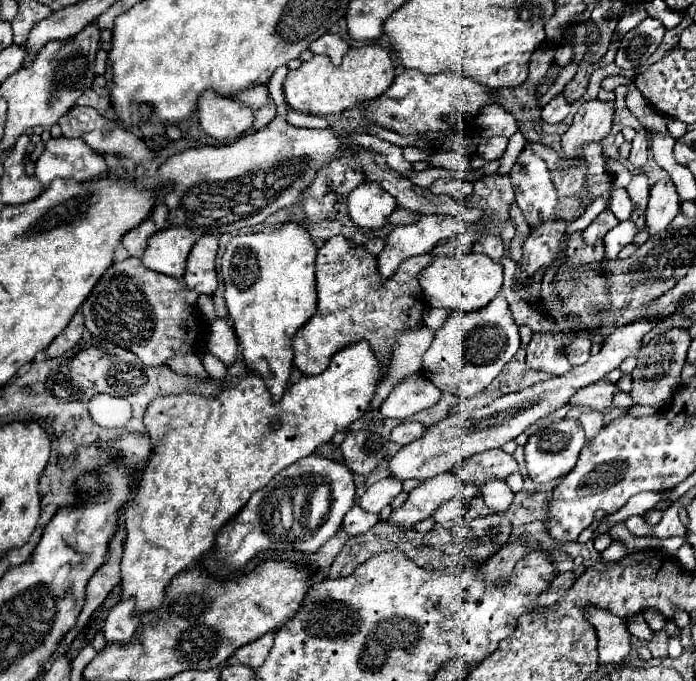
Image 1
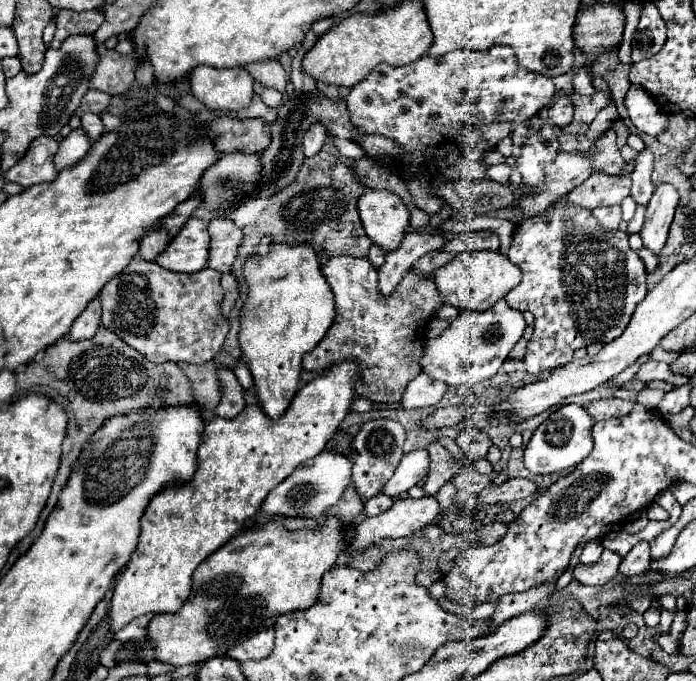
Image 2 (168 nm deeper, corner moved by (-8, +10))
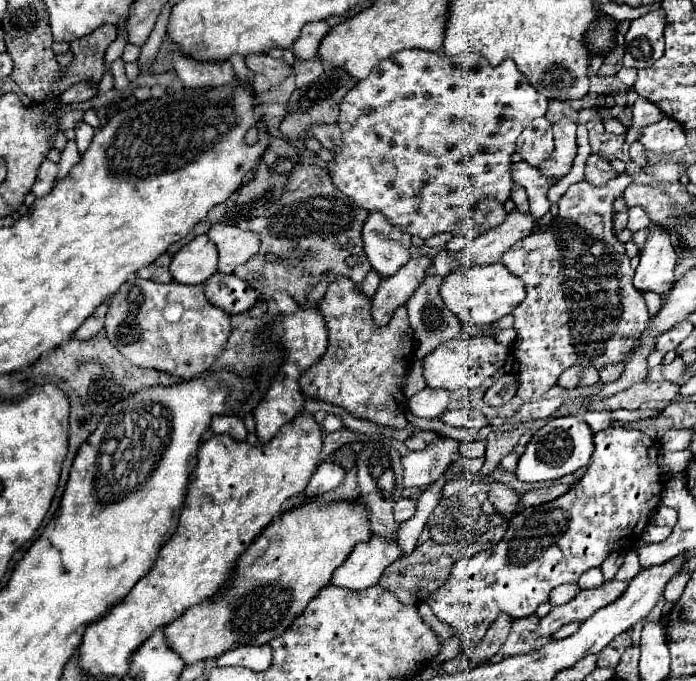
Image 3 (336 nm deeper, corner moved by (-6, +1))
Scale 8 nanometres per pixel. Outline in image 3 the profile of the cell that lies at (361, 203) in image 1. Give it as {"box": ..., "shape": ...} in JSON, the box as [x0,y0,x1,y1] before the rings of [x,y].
{"box":[362,214,410,276],"shape":[[[368,214],[362,240],[364,252],[380,276],[392,276],[410,260],[410,234],[390,224],[384,214]]]}

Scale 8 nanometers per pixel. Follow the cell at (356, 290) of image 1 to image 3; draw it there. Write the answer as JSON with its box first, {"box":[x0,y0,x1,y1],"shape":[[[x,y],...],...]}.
{"box":[300,276,416,428],"shape":[[[342,276],[342,278],[336,278],[328,286],[318,308],[324,314],[324,320],[328,326],[328,350],[318,360],[318,364],[314,364],[302,372],[302,376],[300,376],[302,392],[310,398],[334,402],[334,404],[346,408],[348,412],[352,412],[354,416],[372,420],[380,426],[404,428],[406,426],[406,404],[404,404],[406,396],[402,390],[402,382],[404,382],[406,372],[412,368],[414,354],[416,354],[414,330],[410,328],[406,306],[400,306],[392,314],[388,326],[378,326],[372,318],[372,300],[366,294],[362,294],[362,290],[358,288],[358,284],[354,280]]]}

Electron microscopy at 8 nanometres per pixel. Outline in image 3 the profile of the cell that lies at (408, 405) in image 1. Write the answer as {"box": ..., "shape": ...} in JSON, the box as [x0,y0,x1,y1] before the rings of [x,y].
{"box":[408,388,448,418],"shape":[[[424,388],[408,400],[408,410],[418,418],[438,418],[446,412],[448,394],[448,390]]]}

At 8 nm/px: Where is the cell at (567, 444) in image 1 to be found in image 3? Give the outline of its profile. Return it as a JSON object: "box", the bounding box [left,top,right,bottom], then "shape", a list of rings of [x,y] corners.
{"box":[516,416,594,482],"shape":[[[564,416],[548,420],[528,442],[526,452],[520,456],[516,466],[516,476],[522,482],[544,482],[544,480],[556,480],[560,476],[572,474],[578,468],[586,466],[590,462],[590,456],[594,452],[592,444],[592,430],[582,420],[582,416]]]}

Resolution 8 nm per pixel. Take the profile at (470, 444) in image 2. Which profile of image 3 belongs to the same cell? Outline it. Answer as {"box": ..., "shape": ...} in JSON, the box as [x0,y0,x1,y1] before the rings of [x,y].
{"box":[460,440,486,458],"shape":[[[472,440],[472,442],[462,442],[460,444],[460,454],[464,458],[478,458],[478,456],[484,456],[484,450],[486,450],[486,444],[482,440]]]}

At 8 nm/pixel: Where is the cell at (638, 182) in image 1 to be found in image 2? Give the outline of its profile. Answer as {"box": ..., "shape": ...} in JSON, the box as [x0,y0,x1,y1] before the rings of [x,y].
{"box":[626,207,646,235],"shape":[[[638,207],[638,209],[636,209],[636,215],[634,215],[634,219],[628,223],[628,229],[626,229],[626,233],[628,233],[628,235],[632,235],[632,233],[638,233],[638,231],[642,229],[644,211],[646,211],[646,207]]]}

